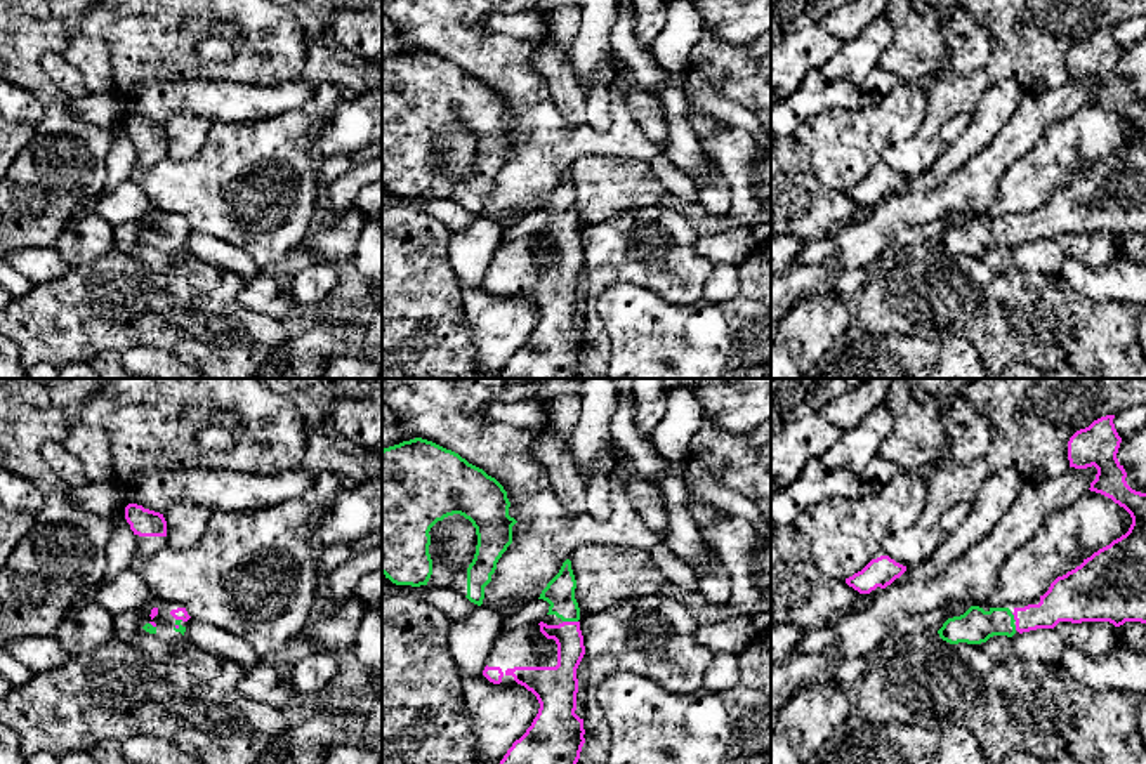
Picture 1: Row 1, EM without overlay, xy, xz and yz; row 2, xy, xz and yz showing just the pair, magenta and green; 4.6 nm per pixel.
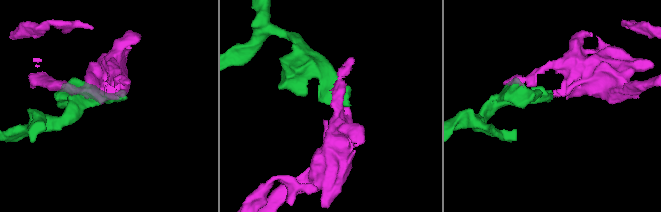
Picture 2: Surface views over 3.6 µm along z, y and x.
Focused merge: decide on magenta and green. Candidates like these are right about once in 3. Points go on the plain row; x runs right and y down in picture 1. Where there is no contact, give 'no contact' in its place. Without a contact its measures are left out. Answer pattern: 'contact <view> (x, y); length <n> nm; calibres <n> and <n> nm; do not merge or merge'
contact xz (570, 233); length 70 nm; calibres 130 and 140 nm; merge

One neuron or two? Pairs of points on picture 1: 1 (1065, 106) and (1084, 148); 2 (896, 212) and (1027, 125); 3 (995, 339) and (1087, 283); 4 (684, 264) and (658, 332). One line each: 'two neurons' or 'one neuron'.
1: two neurons
2: one neuron
3: two neurons
4: two neurons

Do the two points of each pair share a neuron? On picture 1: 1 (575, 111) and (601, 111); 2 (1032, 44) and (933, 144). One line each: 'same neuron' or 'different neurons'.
1: different neurons
2: same neuron

